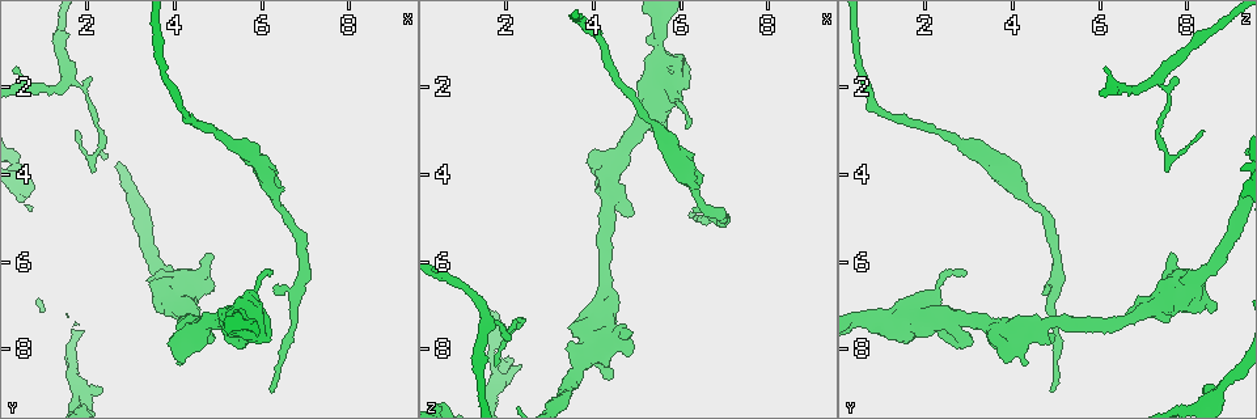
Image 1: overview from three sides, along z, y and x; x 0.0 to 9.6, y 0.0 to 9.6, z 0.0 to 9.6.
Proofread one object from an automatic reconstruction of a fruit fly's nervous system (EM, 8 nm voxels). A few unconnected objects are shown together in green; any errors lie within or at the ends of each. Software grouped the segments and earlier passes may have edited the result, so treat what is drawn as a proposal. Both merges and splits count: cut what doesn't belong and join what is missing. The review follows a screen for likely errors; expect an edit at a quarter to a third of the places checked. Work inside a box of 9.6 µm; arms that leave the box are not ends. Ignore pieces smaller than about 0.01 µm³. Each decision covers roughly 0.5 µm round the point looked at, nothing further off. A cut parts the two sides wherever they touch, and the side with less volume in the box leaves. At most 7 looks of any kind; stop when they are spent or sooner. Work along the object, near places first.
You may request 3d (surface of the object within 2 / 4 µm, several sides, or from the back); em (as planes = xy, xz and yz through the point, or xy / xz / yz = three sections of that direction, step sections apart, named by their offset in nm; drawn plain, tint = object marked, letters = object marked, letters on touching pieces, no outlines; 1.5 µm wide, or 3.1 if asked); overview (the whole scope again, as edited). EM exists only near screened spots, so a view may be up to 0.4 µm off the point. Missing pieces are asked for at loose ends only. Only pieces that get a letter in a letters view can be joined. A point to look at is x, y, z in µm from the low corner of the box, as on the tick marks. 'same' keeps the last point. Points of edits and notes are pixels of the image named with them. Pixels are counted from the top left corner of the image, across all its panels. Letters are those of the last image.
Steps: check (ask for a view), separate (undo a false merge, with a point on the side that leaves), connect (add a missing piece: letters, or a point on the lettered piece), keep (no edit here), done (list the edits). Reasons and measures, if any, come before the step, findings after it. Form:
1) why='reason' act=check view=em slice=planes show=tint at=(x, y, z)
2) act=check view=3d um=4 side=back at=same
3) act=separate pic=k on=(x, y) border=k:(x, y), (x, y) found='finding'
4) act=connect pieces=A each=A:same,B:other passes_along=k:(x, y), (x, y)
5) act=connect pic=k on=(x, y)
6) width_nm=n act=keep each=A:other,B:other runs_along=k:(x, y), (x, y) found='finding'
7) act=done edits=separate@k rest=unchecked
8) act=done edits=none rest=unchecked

why='branch stops here' act=check view=3d um=2 at=(2.30, 8.95, 8.35)

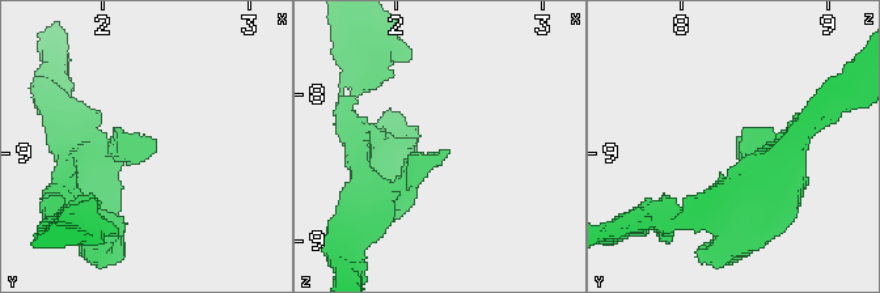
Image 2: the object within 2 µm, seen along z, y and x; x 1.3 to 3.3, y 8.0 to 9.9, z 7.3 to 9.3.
why='shape alone is not enough' act=check view=em slice=planes show=letters at=(2.32, 8.92, 8.36)

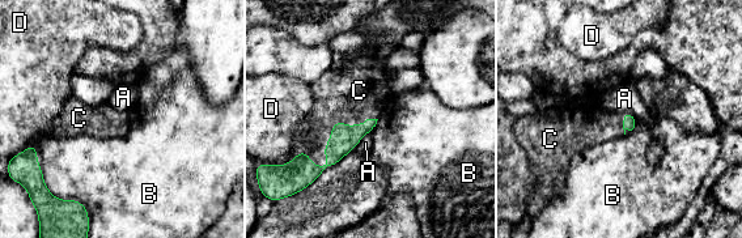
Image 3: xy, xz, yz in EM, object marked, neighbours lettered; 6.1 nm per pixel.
act=connect pieces=C each=A:other,B:other,C:same,D:other found='it goes on there'

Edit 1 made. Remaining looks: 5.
why='an open end' act=check view=em slice=planes show=plain at=(6.20, 9.05, 4.95)

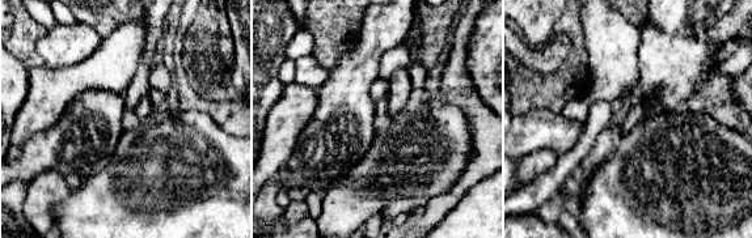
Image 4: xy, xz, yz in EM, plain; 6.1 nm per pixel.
why='see the neighbours' act=check view=em slice=planes show=letters at=same

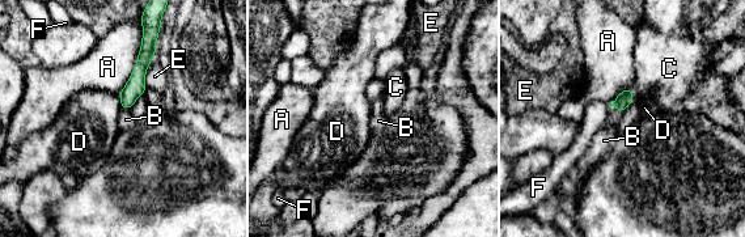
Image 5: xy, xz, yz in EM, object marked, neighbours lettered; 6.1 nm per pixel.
act=connect pieces=B each=A:other,B:same,C:other,D:other,E:other,F:other found='the neuron continues'

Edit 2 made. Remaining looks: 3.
why='see it whole again' act=check view=overview

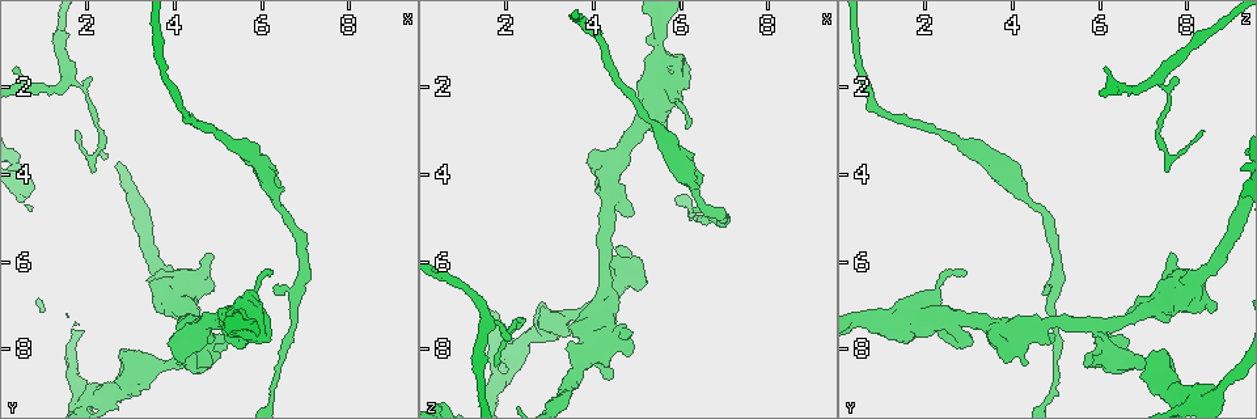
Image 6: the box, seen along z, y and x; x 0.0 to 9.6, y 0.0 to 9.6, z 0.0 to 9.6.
why='free end' act=check view=em slice=planes show=letters at=(4.85, 8.25, 5.85)

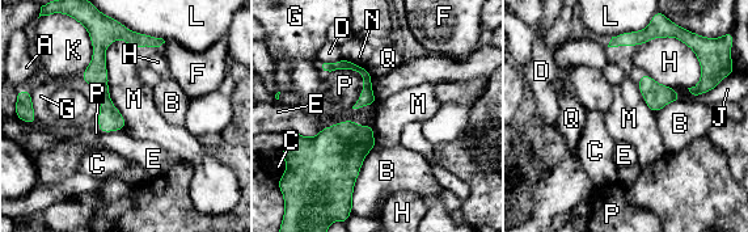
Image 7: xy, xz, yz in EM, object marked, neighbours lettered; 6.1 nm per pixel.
act=keep each=A:other,B:other,C:other,D:other,E:other,F:other,G:other,H:other,J:other,K:other,L:other,M:other,N:other,P:other,Q:other runs_along=7:(122, 29), (98, 50), (104, 129) found='none of them fits'

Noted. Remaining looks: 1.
act=done edits=connect@3,connect@5 rest=unchecked

